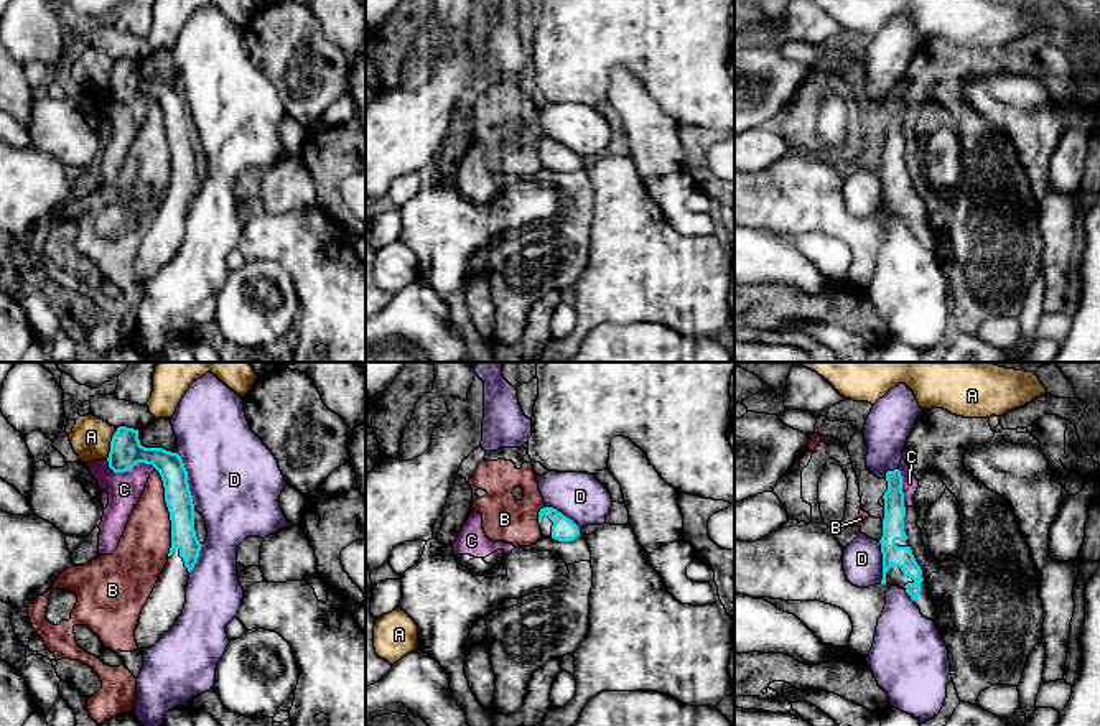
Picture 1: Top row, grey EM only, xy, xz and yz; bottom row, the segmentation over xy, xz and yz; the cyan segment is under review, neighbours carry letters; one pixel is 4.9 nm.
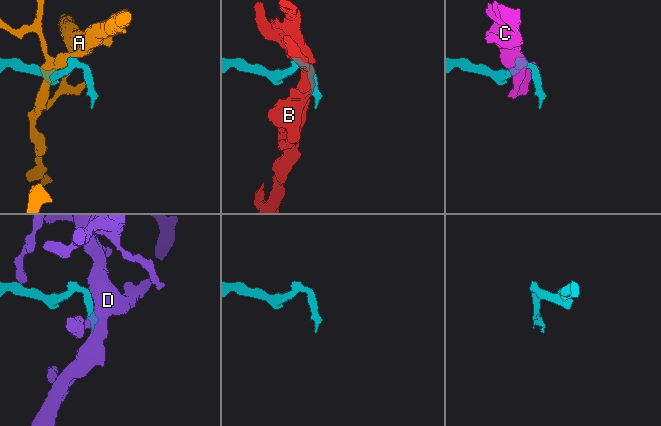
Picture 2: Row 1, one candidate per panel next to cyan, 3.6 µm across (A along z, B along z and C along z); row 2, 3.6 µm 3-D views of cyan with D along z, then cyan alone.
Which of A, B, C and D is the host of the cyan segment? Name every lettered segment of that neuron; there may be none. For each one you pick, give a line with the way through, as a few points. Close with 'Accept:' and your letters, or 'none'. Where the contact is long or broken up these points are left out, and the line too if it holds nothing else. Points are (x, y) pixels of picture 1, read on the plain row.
Accept: none

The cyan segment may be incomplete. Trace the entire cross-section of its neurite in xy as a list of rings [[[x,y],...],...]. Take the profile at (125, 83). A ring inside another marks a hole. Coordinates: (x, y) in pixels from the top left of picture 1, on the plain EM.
[[[119,58],[112,67],[107,92],[114,104],[125,104],[138,94],[151,95],[165,119],[171,179],[135,260],[137,277],[145,282],[175,257],[184,240],[188,211],[201,183],[194,161],[194,135],[181,87],[163,79],[142,77],[138,61]]]

